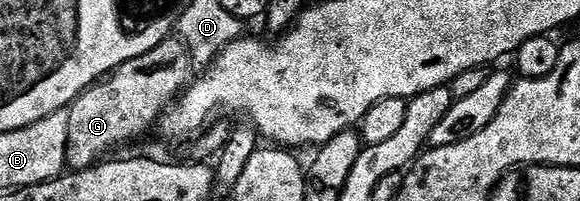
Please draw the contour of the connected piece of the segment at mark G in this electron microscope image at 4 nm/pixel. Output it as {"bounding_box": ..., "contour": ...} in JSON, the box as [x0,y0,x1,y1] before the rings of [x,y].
{"bounding_box":[66,36,192,170],"contour":[[[177,36],[161,41],[152,51],[128,59],[105,79],[83,91],[68,106],[68,151],[66,164],[71,170],[91,169],[113,149],[142,137],[159,124],[160,118],[191,80],[192,64],[188,46]]]}

